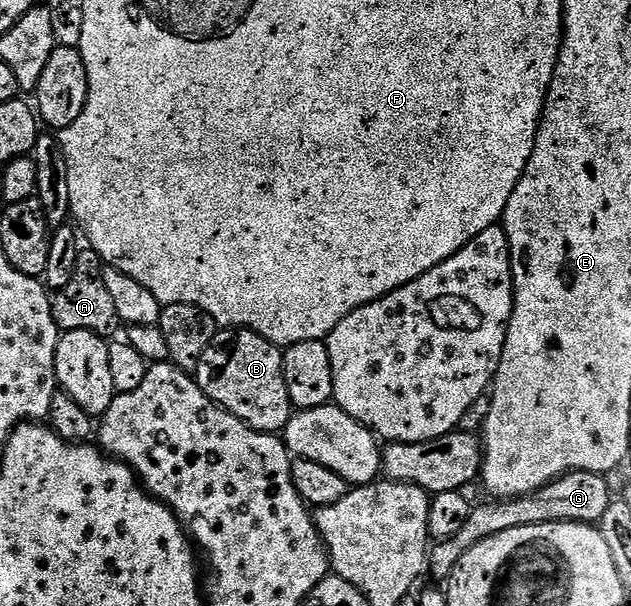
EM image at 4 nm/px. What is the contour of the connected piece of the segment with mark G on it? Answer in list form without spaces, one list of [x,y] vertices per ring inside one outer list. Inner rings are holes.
[[[567,472],[553,482],[541,486],[535,492],[524,496],[510,498],[491,498],[488,504],[476,503],[471,509],[465,526],[453,534],[453,538],[438,541],[429,552],[429,572],[446,581],[451,571],[459,565],[459,560],[470,548],[477,546],[485,538],[493,534],[501,534],[505,530],[513,530],[521,526],[537,526],[538,524],[589,524],[598,525],[609,506],[613,503],[611,488],[602,473]]]

